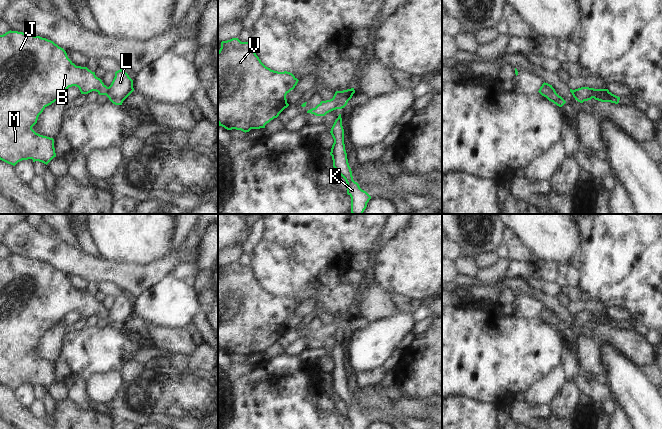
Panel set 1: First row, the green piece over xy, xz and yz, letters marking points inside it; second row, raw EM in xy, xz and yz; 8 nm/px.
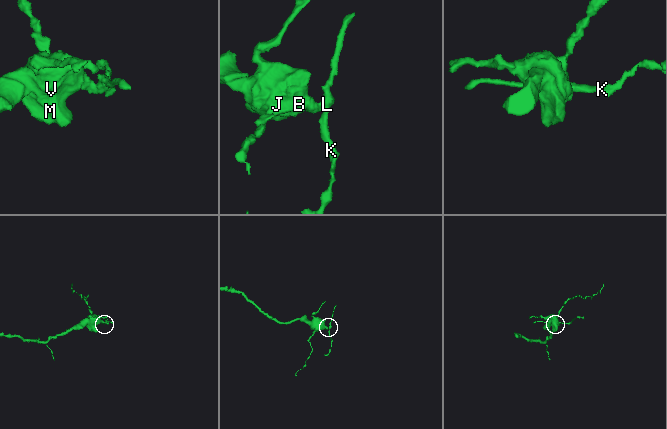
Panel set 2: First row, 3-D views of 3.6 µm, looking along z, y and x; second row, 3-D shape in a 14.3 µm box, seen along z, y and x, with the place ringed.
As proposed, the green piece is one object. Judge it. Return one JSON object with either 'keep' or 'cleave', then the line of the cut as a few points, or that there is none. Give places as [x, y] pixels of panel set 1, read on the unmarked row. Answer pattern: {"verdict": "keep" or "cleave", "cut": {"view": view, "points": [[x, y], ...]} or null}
{"verdict": "cleave", "cut": {"view": "xy", "points": [[107, 311], [109, 323]]}}

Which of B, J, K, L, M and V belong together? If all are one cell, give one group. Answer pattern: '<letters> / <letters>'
B J M V / K L

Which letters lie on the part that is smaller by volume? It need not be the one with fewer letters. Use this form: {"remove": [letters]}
{"remove": ["K", "L"]}

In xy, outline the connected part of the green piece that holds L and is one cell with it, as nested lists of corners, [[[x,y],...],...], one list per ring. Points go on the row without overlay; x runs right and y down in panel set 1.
[[[122,293],[115,296],[115,301],[108,311],[110,325],[122,329],[123,325],[134,315],[133,304]]]

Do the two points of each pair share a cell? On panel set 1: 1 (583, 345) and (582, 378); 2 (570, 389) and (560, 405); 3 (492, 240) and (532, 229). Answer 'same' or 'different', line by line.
1: different
2: same
3: different

